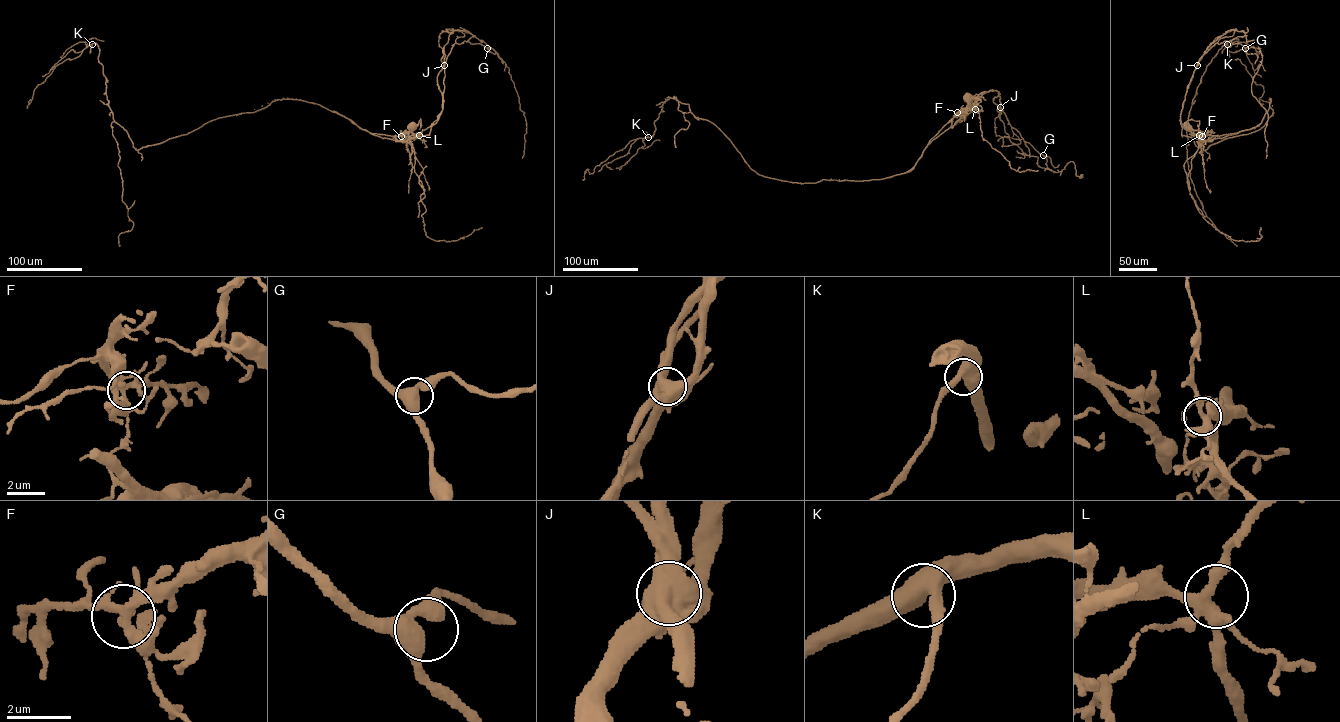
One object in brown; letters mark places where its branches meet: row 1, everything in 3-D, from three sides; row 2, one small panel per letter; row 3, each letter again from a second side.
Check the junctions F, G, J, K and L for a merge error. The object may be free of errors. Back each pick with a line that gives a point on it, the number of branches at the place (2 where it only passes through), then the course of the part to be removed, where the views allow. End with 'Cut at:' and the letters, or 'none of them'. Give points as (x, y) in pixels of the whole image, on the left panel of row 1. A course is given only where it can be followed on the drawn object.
J: (444, 65) | 4 | (444, 65), (438, 120), (428, 135), (411, 139), (382, 138), (295, 98), (226, 116)
Cut at: J

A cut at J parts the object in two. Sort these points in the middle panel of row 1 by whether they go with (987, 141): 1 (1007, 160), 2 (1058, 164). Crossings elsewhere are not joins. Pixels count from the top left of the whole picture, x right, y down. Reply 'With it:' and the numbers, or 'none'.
With it: 1

